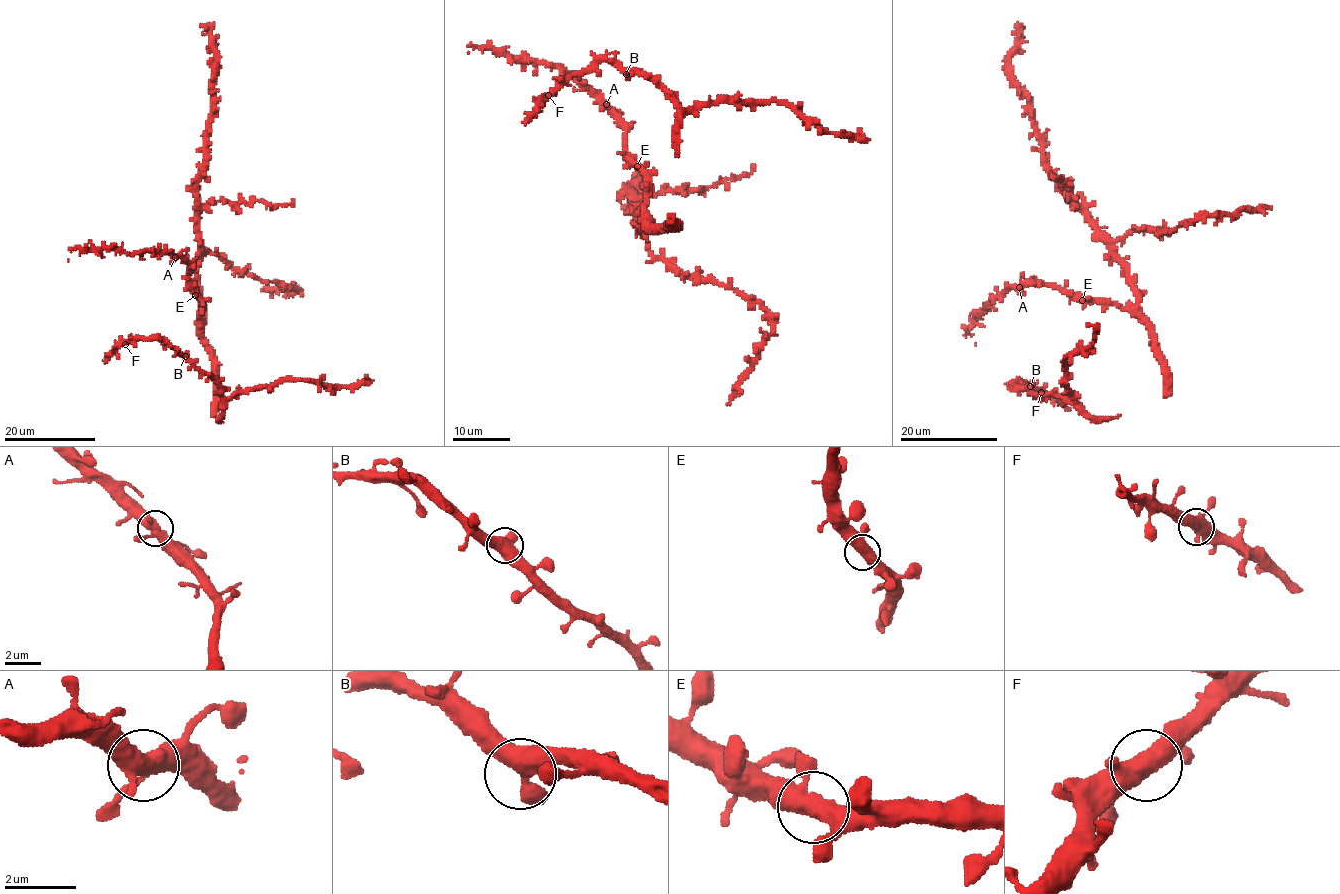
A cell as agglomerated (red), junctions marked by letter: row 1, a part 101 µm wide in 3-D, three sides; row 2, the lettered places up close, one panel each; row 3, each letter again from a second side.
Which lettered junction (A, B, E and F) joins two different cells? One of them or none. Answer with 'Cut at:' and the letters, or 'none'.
Cut at: none

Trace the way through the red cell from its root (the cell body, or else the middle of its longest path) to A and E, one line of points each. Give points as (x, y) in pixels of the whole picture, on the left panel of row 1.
A: (207, 343), (202, 336), (203, 301), (190, 284), (190, 264), (176, 257)
E: (207, 343), (202, 336), (203, 302), (195, 295)

